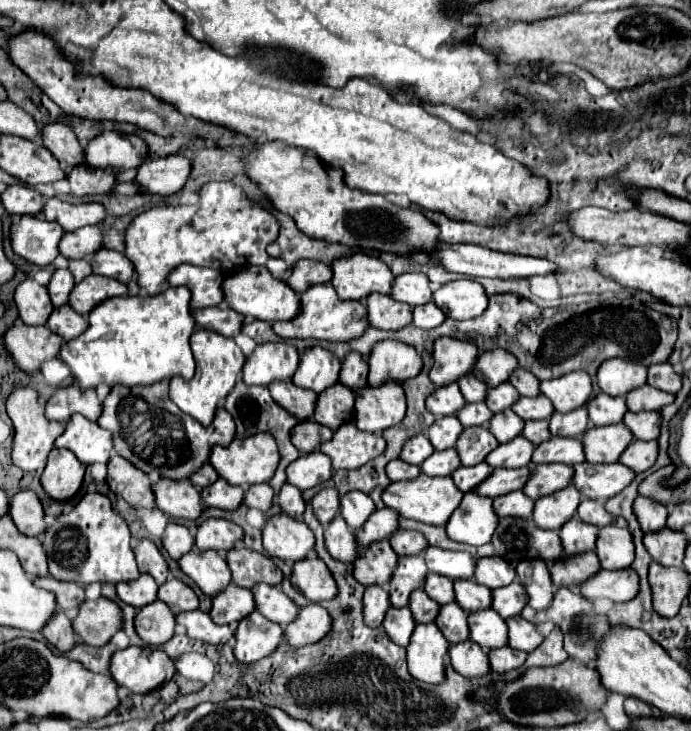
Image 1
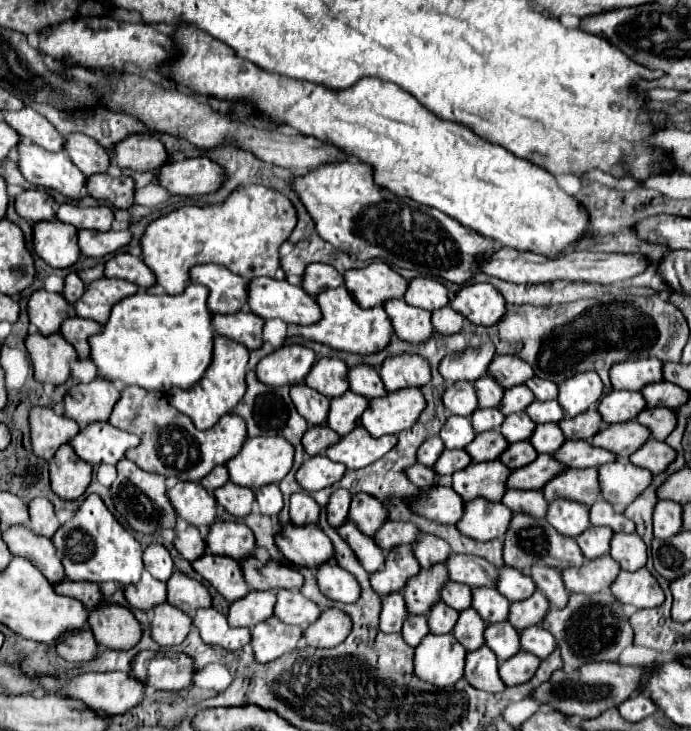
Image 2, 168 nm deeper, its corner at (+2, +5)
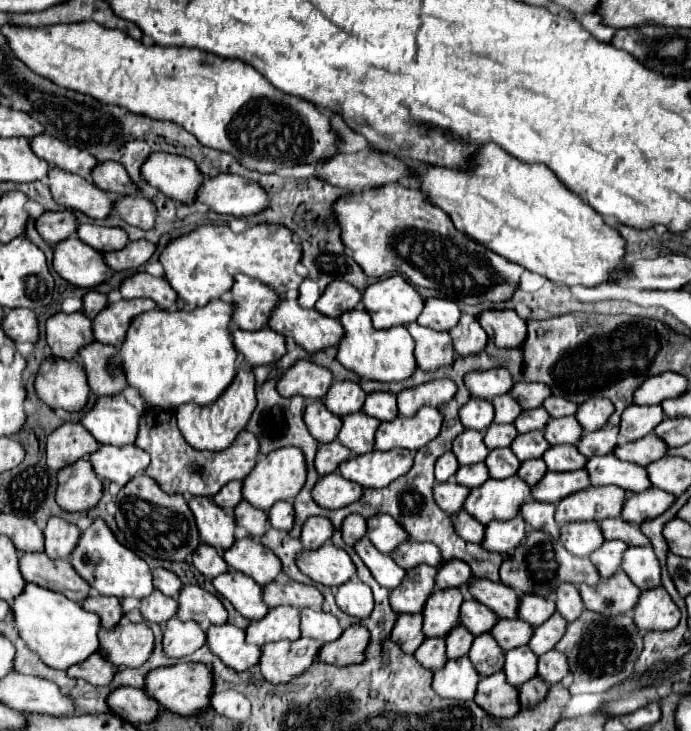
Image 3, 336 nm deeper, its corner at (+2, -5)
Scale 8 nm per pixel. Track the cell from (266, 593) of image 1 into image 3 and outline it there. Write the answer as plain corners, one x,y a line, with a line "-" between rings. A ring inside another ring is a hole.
311,608
301,610
301,636
321,640
321,644
325,644
337,640
341,632
343,628
335,616

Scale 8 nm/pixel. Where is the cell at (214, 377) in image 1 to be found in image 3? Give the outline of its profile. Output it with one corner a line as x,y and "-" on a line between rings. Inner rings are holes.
239,368
237,380
233,380
233,384
229,384
229,388
221,394
221,400
217,400
217,404
211,404
209,408
197,408
197,404
183,404
181,408
177,408
175,414
177,414
181,434
193,448
223,450
245,428
253,408
255,408
255,376
251,370

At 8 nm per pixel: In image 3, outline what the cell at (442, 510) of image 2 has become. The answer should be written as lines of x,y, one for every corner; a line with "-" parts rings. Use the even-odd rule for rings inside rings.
465,510
463,512
457,512
457,516
451,516
453,520
453,528
455,532
467,540
467,542
475,542
479,544
483,540
483,524
479,524
473,516
469,516

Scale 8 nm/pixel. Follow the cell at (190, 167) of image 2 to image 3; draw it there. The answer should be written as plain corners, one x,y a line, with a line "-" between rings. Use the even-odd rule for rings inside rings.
217,174
205,178
197,190
197,202
229,216
251,216
269,206
265,190
257,182
249,182
237,174

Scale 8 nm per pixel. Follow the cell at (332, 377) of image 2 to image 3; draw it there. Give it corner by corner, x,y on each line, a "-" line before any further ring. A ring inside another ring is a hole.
351,380
333,382
323,400
325,408
337,416
347,416
347,414
359,412
363,402
365,402
365,392
361,390
359,384
355,384

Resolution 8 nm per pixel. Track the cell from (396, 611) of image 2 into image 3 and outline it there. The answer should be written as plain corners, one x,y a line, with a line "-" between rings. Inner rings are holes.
399,614
397,624
393,626
393,640
409,654
413,654
421,640
425,638
421,624
423,624
421,614

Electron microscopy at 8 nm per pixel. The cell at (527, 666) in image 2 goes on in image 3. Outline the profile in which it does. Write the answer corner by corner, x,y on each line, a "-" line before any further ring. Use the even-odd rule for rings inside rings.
533,676
533,680
527,680
525,684
519,686
519,700
521,700
521,706
529,706
537,700
541,700
545,694
547,694
547,684
539,678
539,676

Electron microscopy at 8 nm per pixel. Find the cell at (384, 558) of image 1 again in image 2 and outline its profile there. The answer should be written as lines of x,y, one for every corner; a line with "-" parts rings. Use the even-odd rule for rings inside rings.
399,546
387,554
383,570
371,574
371,586
377,594
389,596
393,592
403,592
405,584
421,572
421,566
413,554
411,546

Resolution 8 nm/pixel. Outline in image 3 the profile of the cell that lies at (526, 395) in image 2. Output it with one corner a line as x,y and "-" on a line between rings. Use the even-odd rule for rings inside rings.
535,408
535,410
523,410
521,416
513,422
517,432
529,432
529,430
543,430
549,420
549,414
545,408

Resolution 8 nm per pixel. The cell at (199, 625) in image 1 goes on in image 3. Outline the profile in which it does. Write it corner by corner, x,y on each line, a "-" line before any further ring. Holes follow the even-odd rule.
209,624
207,628
207,646
219,656
229,668
243,672
249,666
257,664
261,658
261,648
245,642
245,632
231,624

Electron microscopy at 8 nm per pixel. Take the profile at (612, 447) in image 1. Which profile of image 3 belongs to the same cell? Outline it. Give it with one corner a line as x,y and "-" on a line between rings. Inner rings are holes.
649,434
641,440
633,440
629,444
617,444
613,454
619,460
633,462
639,466
647,466
647,464
659,460
661,456
665,456
665,450
667,450
665,442
661,438
657,438
655,434

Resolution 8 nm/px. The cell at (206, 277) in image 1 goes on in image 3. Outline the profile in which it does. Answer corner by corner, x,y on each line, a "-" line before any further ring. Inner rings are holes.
237,274
233,278
233,324
241,330
259,330
267,324
271,308
279,302
279,296
263,286
259,280

